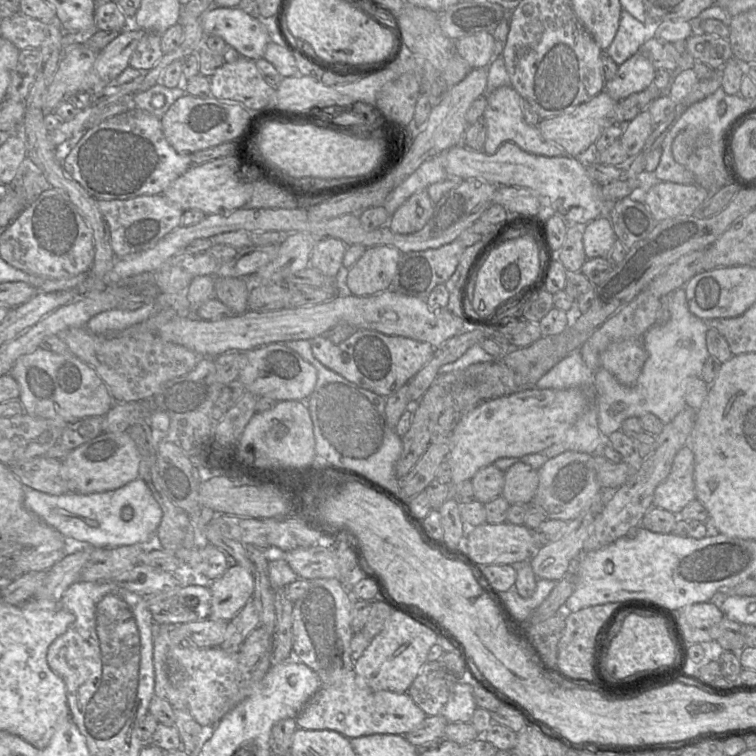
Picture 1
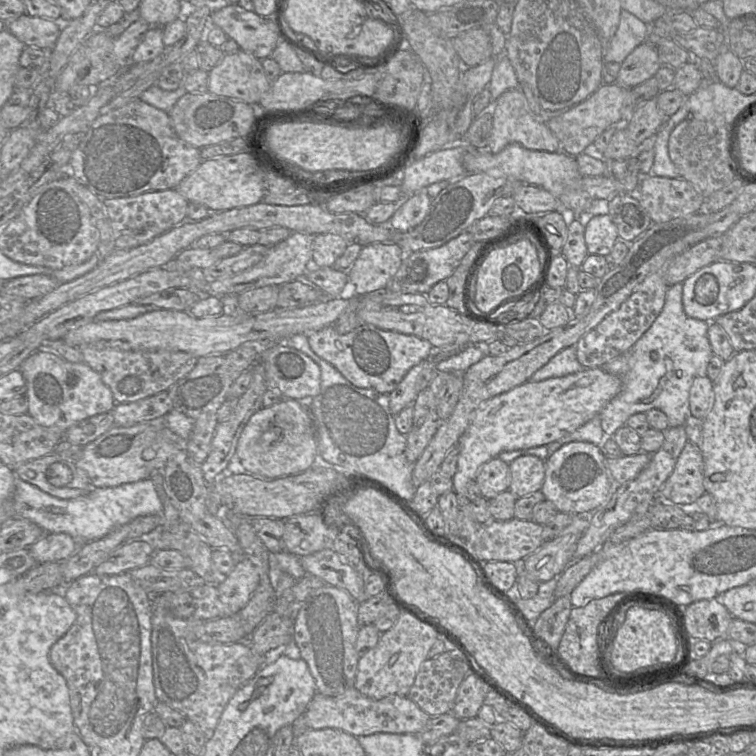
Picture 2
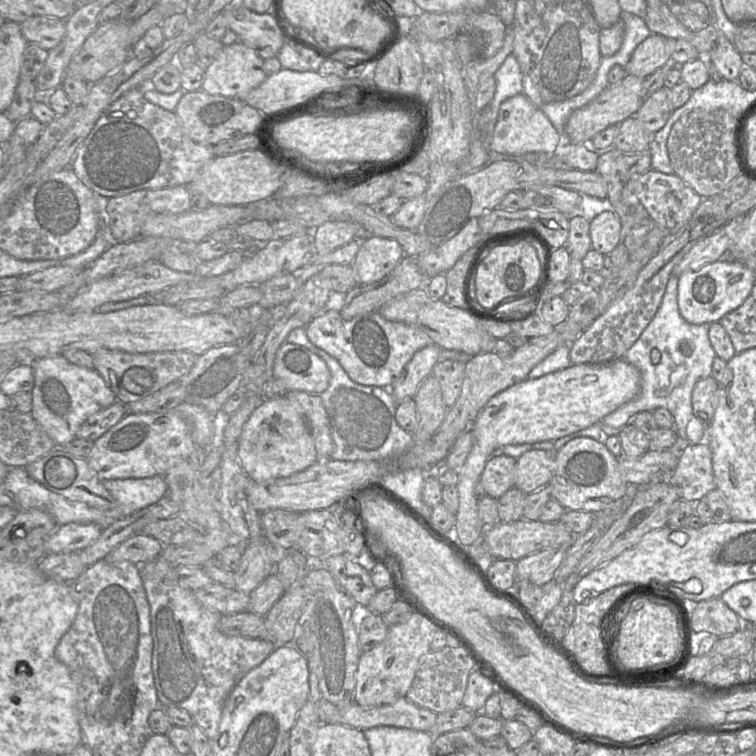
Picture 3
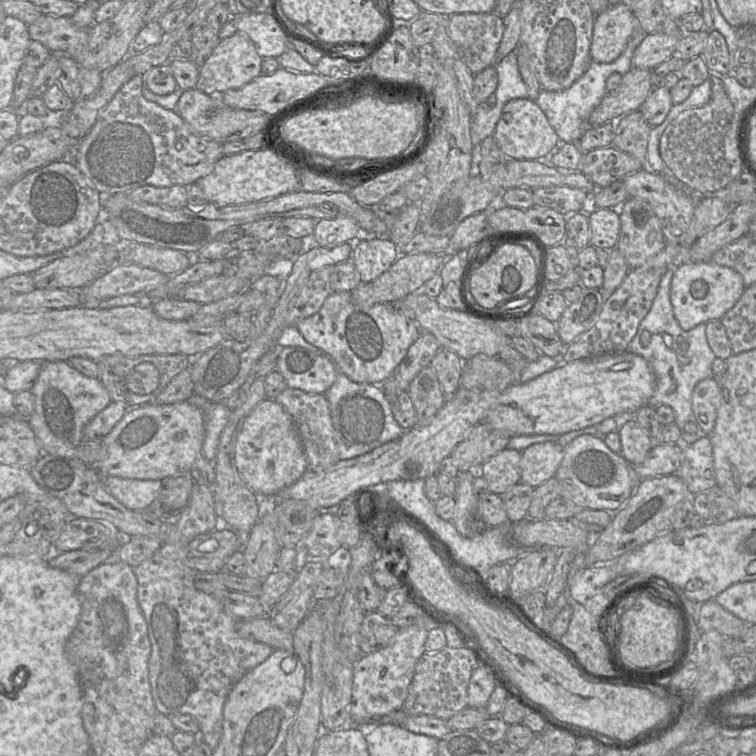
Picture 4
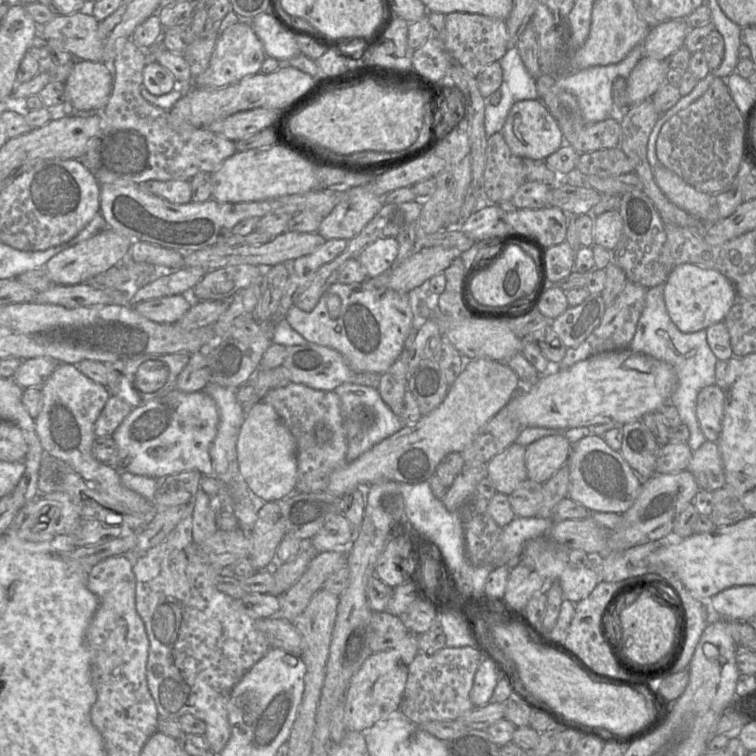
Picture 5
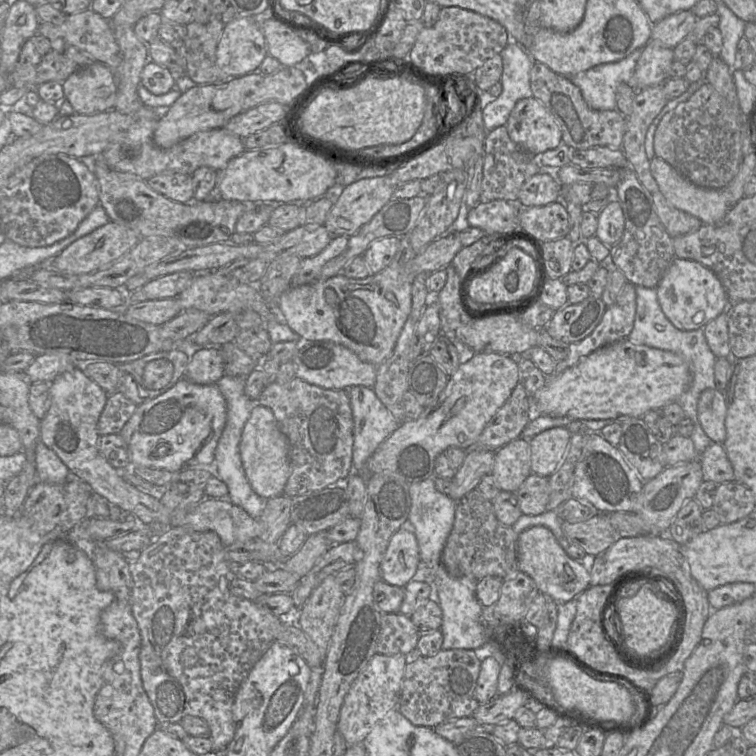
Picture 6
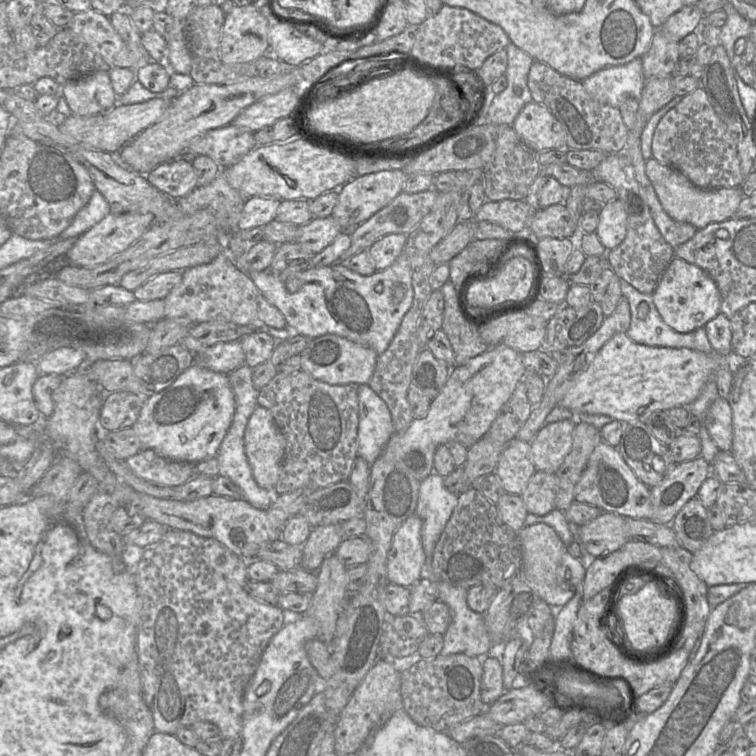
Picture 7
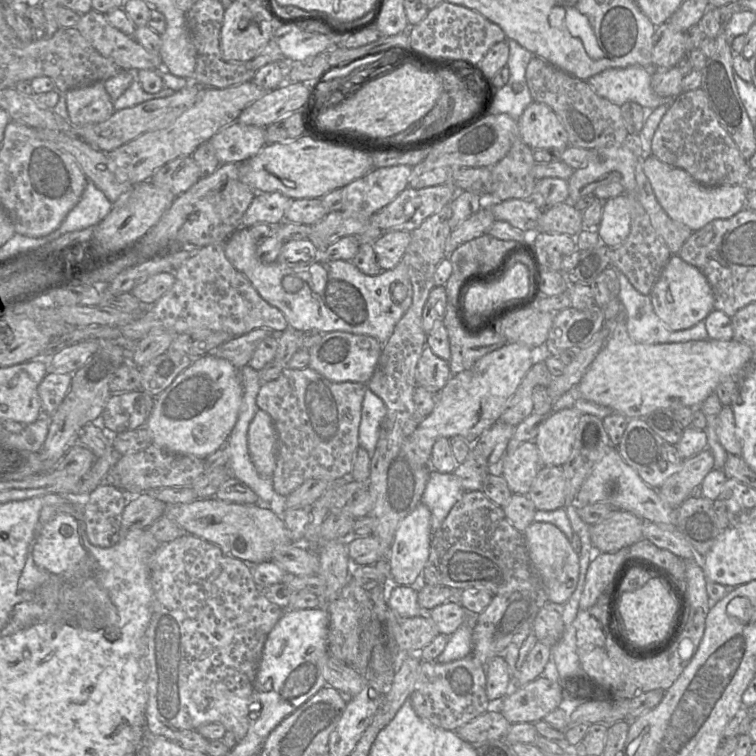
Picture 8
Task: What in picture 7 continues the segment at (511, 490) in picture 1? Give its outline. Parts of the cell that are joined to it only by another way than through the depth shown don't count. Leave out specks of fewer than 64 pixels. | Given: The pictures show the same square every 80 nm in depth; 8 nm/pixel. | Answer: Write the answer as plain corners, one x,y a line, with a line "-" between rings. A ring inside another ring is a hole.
572,419
543,425
531,440
531,453
536,471
555,473
569,454
576,423

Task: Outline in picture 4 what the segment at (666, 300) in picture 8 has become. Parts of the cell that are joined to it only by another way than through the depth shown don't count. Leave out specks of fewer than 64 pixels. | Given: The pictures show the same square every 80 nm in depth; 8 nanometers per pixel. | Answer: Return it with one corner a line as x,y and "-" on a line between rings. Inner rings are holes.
712,261
689,262
675,269
670,299
676,320
685,331
701,323
720,320
734,307
746,287
740,273

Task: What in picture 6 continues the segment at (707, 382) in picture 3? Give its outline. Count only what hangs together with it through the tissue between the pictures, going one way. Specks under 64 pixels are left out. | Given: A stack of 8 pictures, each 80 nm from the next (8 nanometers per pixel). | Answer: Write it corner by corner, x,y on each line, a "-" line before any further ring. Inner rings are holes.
717,388
704,390
698,400
697,412
706,435
713,442
723,444
727,434
725,392

